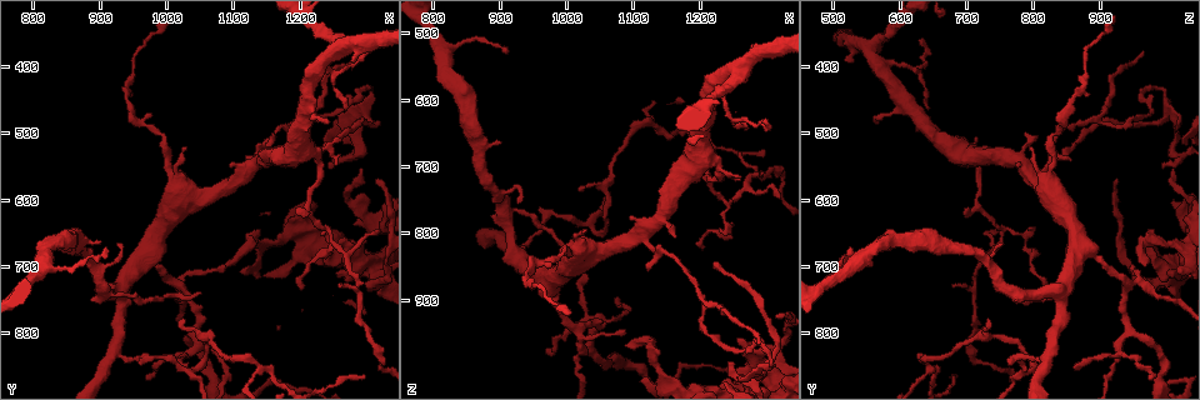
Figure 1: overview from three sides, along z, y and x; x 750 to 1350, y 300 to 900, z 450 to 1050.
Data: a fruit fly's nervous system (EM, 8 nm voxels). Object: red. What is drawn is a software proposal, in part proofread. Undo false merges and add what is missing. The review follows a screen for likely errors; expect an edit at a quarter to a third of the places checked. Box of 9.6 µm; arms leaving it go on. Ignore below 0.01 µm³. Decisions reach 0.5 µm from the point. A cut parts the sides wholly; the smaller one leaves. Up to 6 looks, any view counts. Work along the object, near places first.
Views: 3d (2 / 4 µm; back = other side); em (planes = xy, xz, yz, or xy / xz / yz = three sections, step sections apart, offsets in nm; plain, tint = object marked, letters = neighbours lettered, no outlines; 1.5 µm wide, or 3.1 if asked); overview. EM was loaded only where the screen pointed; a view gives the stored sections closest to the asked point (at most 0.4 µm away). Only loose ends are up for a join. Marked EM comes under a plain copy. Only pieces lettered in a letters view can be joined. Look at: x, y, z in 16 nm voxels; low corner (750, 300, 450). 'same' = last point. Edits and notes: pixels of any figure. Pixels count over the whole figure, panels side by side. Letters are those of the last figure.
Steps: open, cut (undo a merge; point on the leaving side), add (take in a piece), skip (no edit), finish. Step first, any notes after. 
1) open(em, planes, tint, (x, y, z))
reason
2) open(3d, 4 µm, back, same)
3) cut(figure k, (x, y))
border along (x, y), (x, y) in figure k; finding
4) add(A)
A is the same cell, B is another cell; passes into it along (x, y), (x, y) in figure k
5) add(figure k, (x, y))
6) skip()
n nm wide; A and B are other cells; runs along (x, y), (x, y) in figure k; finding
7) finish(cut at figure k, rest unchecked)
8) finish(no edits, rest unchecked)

open(3d, 2 µm, (1255, 720, 1010))
branch stops here

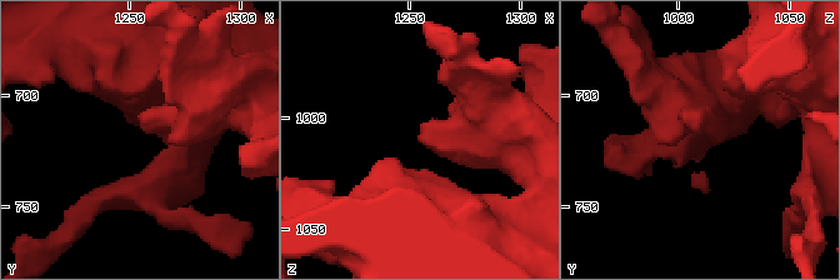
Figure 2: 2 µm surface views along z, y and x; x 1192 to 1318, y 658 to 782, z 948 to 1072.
open(em, xz, step 4, letters, (1255, 715, 1009))
now the EM

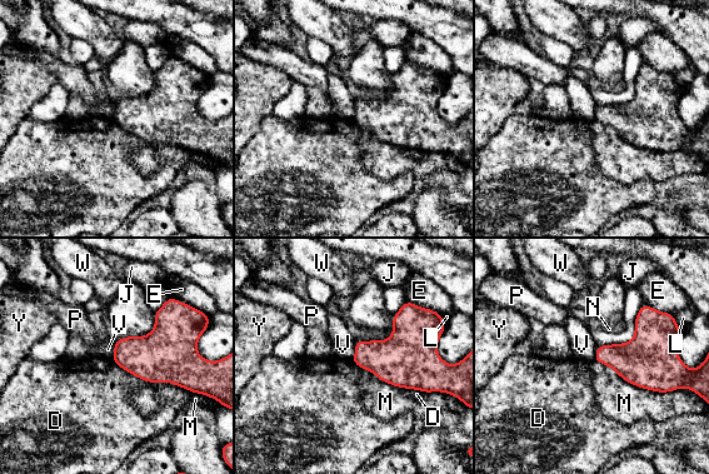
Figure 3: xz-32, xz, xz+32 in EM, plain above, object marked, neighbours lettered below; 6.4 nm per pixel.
open(em, planes, letters, same)
another direction

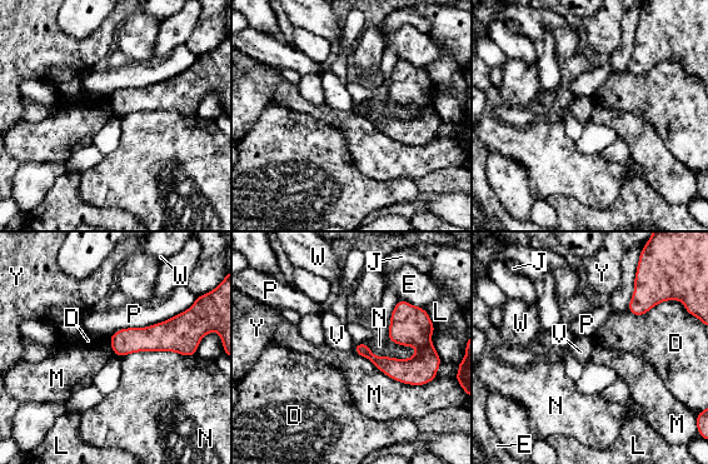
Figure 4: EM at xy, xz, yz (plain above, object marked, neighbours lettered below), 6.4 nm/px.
skip()
D, E, J, L, M, N, P, V, W and Y are other cells; border along (353, 349), (395, 380), (435, 377) in figure 4; none of them fits

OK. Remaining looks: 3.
open(em, planes, letters, (1275, 390, 520))
free end

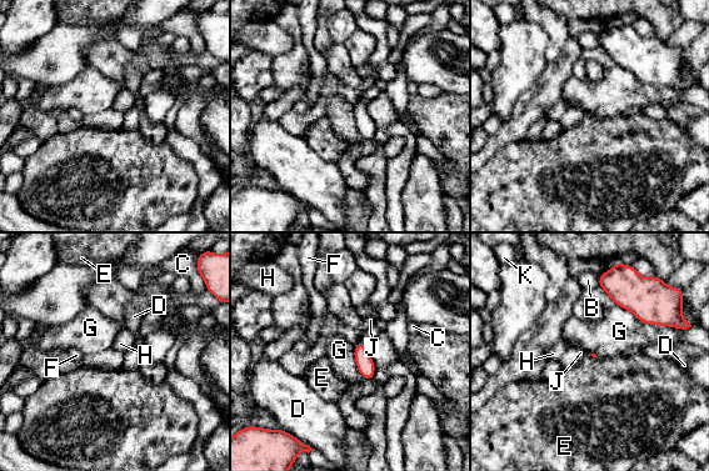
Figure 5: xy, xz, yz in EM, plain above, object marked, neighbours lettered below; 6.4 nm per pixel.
skip()
B, C, D, E, F, G, H, J and K are other cells; border along (617, 305), (640, 321), (674, 329) in figure 5; no lettered piece goes on from it

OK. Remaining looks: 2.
open(3d, 4 µm, (915, 670, 530))
thin end

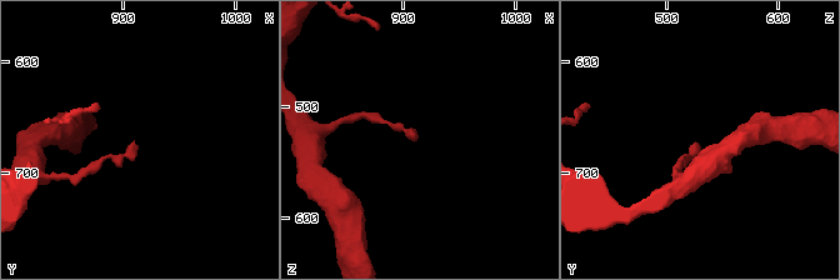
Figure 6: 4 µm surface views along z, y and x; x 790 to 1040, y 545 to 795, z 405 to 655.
open(em, xz, step 8, letters, (908, 674, 528))

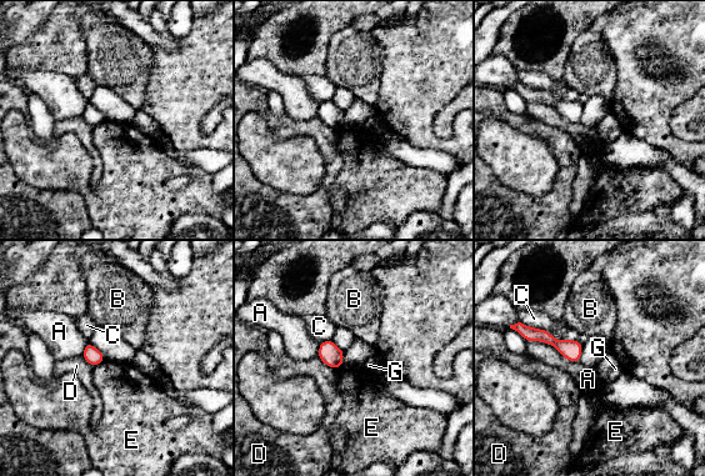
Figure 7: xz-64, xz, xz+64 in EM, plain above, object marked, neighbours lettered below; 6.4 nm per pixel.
skip()
A, B, C, D, E and G are other cells; border along (316, 356), (335, 370) in figure 7; no lettered piece goes on from it

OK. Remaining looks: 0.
finish(no edits, rest unchecked)

